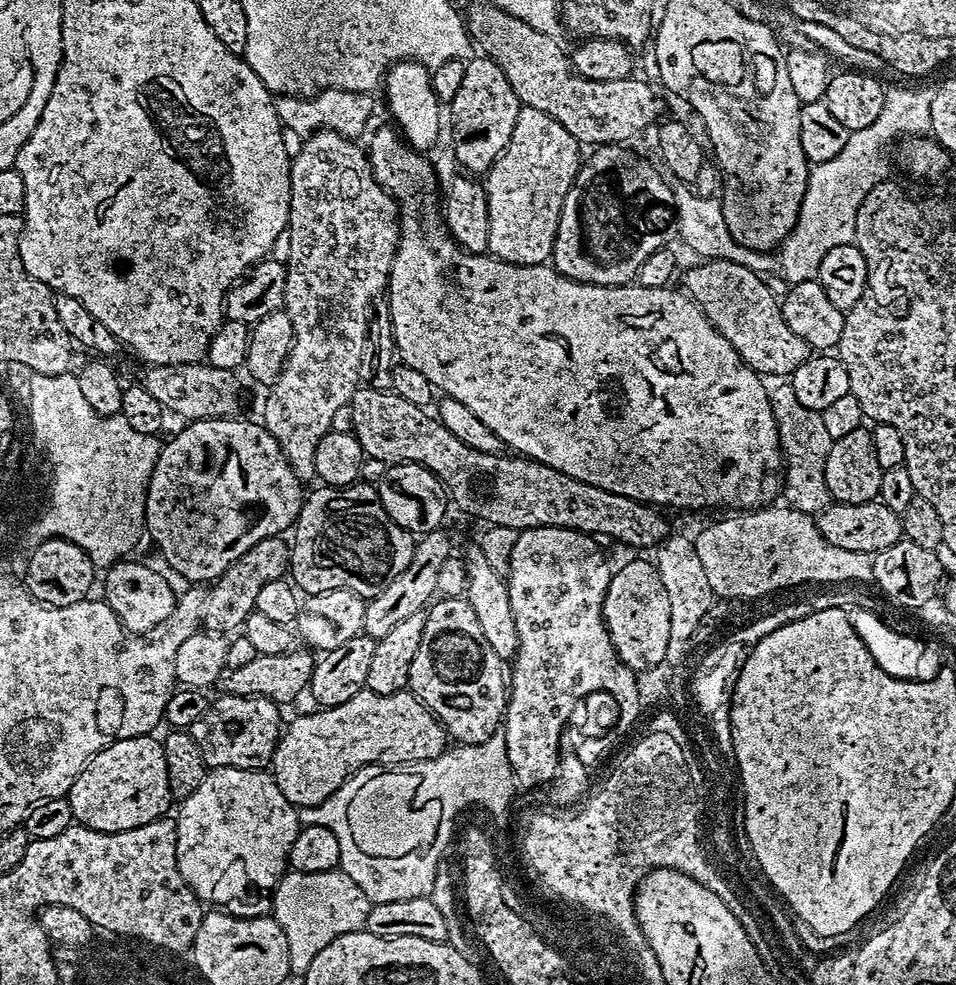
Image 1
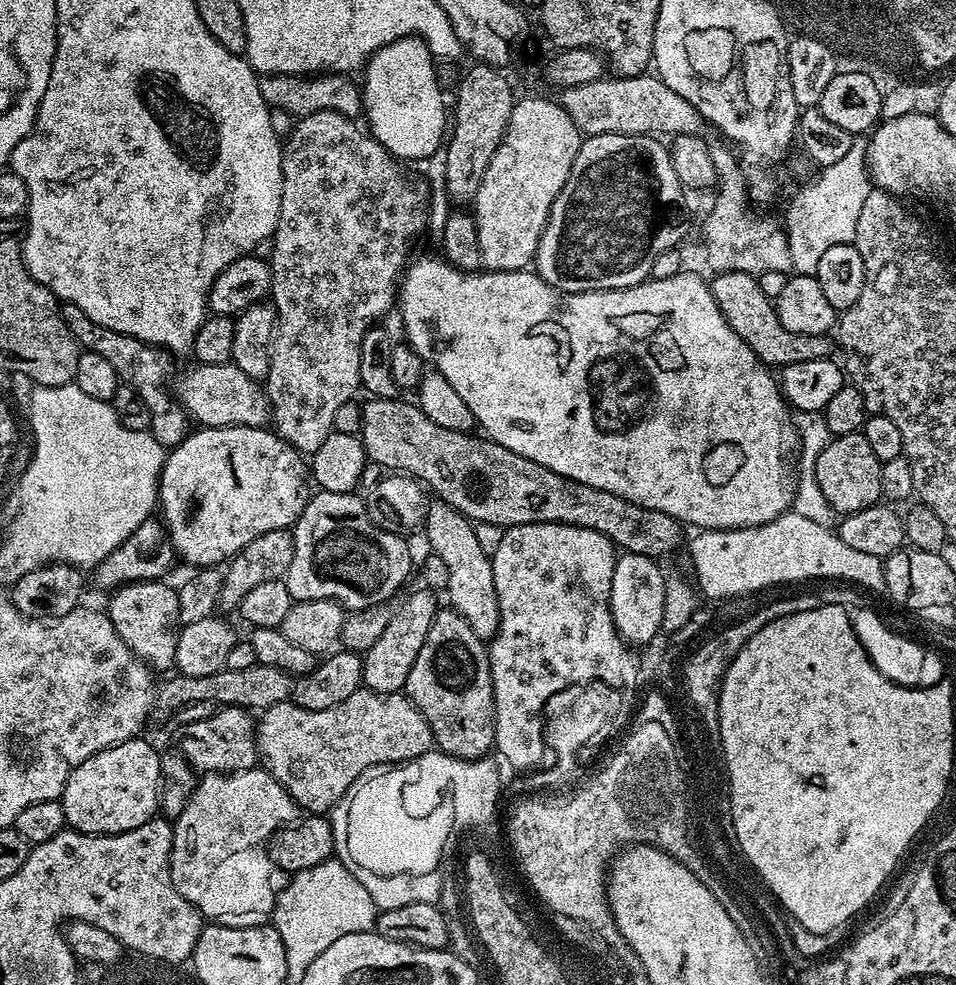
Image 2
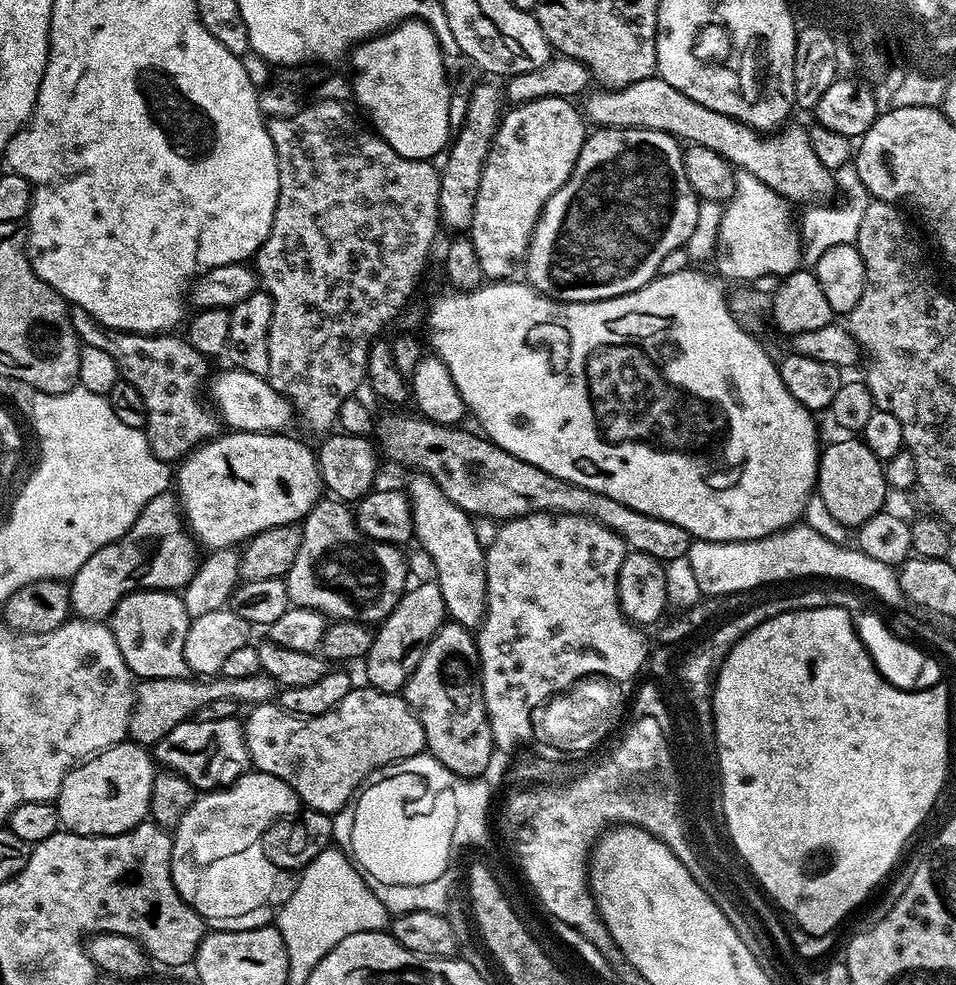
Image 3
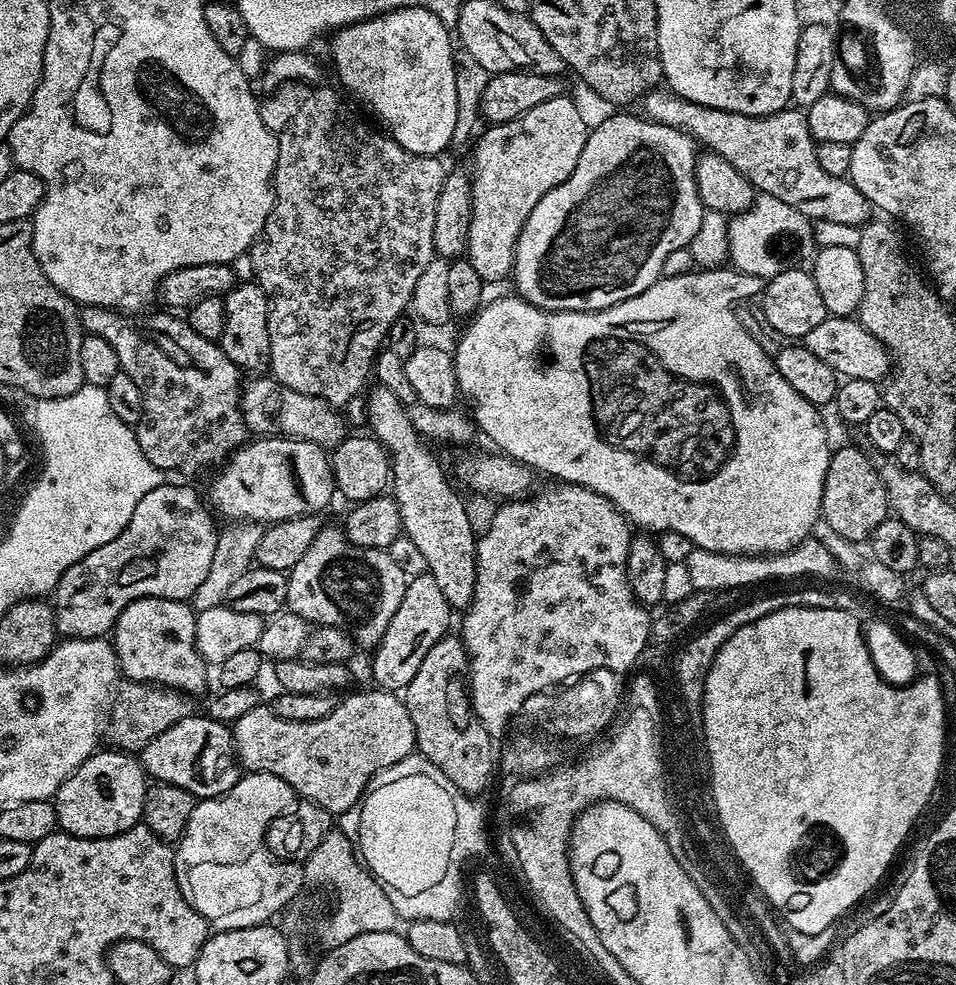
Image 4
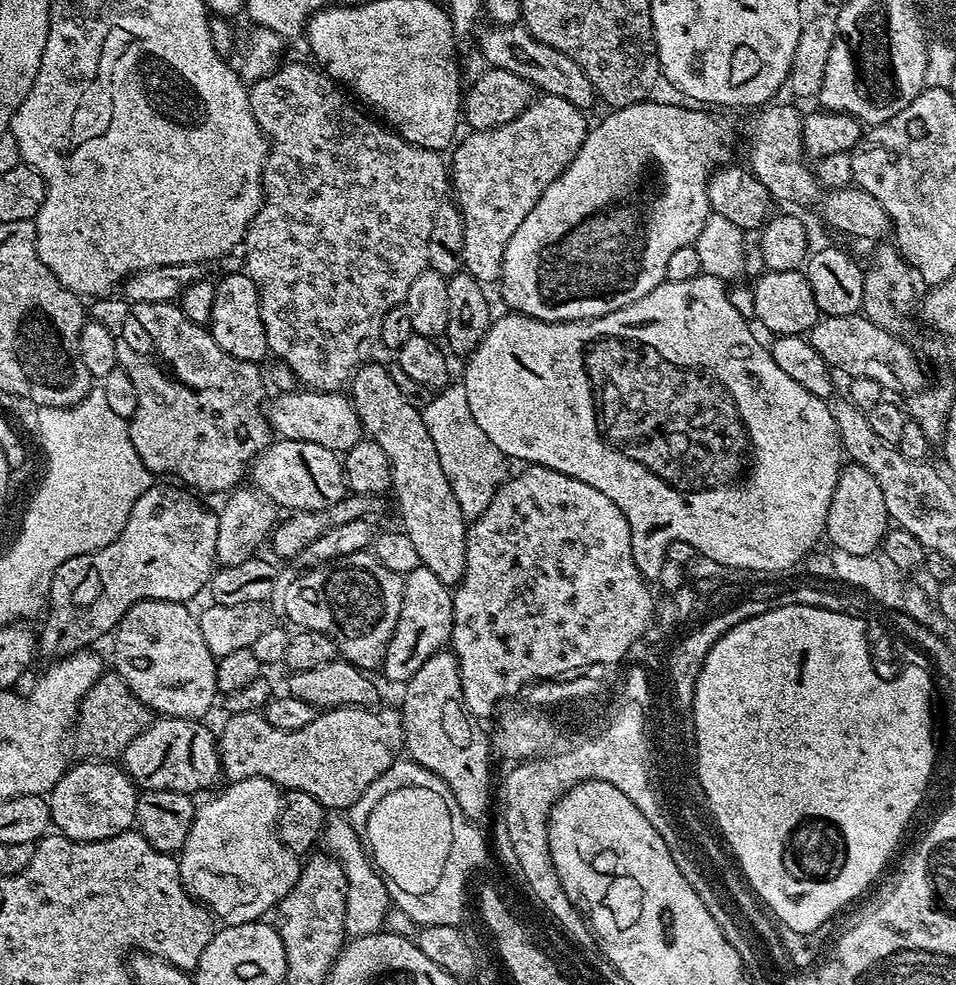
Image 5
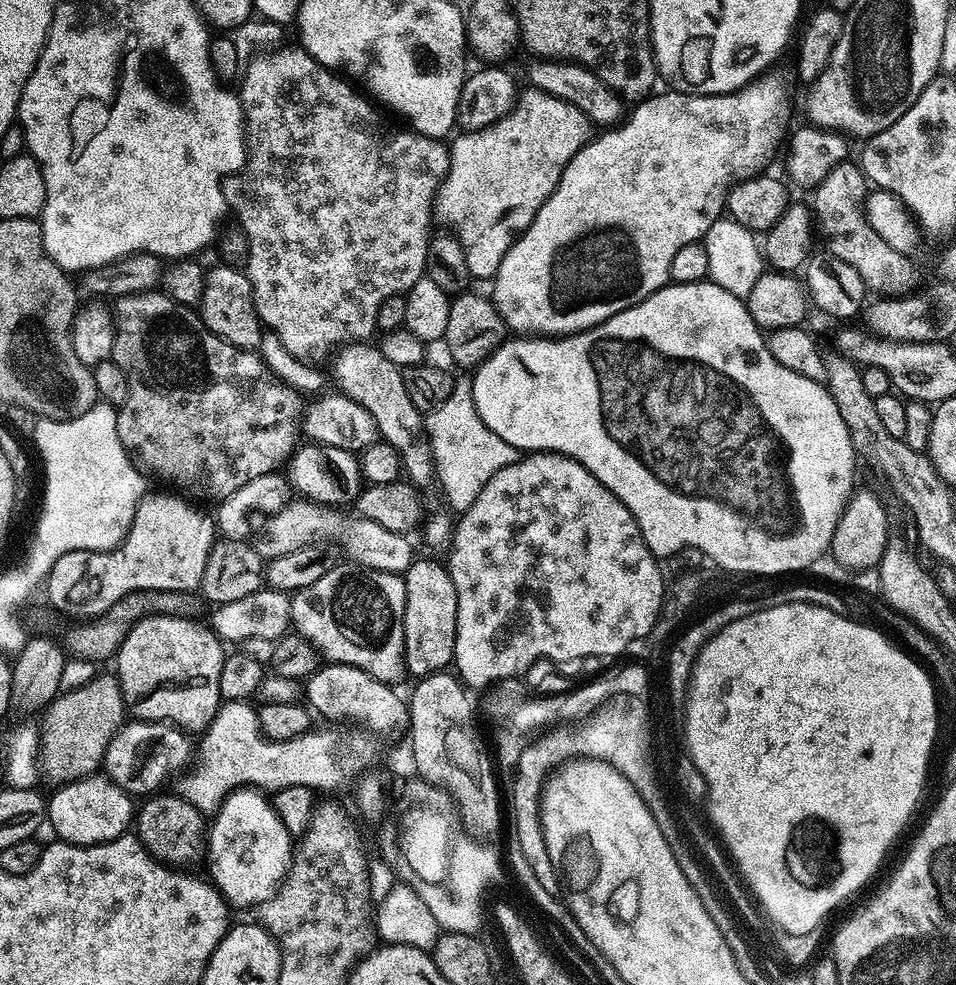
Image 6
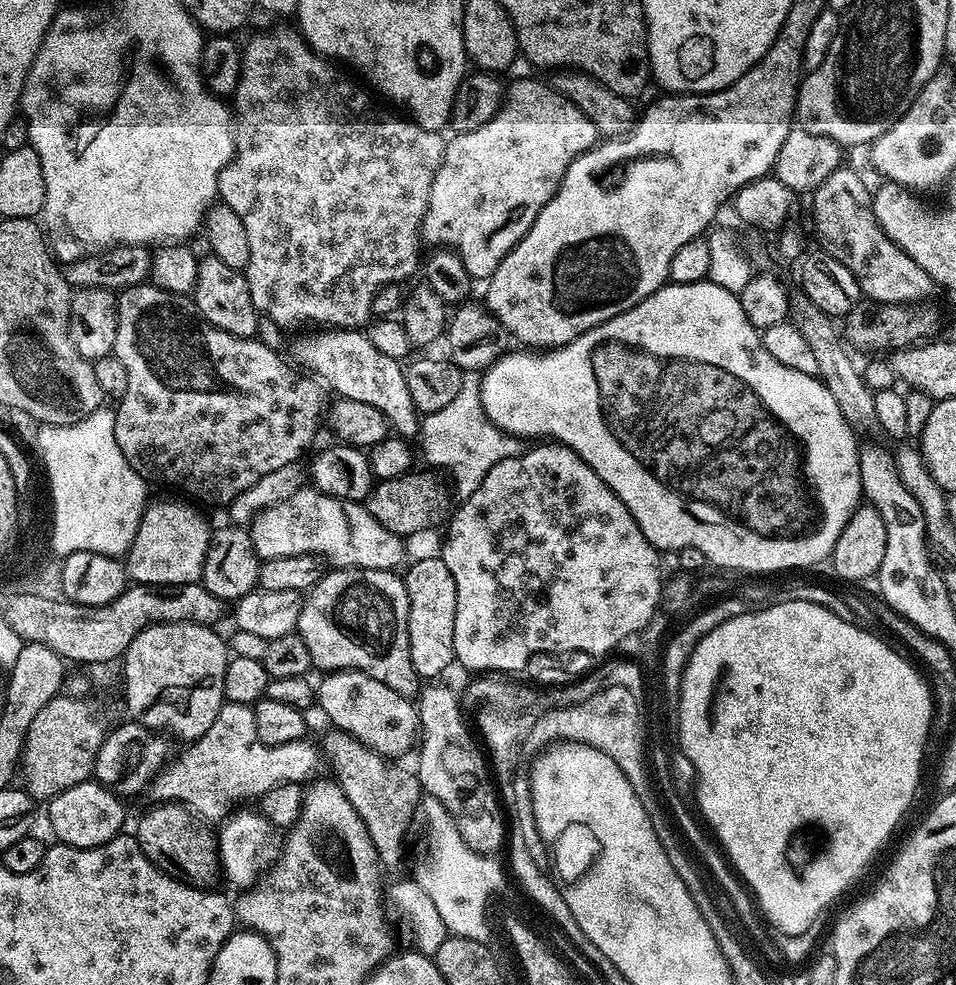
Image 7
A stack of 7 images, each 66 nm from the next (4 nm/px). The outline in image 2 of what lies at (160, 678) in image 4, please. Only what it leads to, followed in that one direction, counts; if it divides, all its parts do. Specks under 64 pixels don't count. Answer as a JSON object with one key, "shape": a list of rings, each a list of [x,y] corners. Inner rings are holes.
{"shape":[[[140,580],[118,587],[111,593],[112,601],[106,611],[118,638],[136,657],[153,670],[172,668],[178,646],[178,625],[180,621],[180,598],[177,589],[157,580]]]}

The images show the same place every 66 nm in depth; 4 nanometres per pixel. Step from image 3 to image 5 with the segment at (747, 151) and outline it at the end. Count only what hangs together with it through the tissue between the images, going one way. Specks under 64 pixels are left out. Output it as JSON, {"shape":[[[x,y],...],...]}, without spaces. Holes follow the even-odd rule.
{"shape":[[[775,104],[769,105],[768,107],[770,108],[762,111],[751,120],[746,138],[749,150],[748,158],[750,160],[749,169],[770,190],[773,199],[779,203],[782,201],[814,208],[815,212],[830,227],[856,238],[876,240],[885,231],[887,233],[890,228],[889,216],[874,196],[857,186],[827,189],[820,183],[818,177],[815,175],[815,171],[810,166],[807,167],[804,162],[804,160],[806,161],[806,153],[804,150],[803,115],[788,104]]]}

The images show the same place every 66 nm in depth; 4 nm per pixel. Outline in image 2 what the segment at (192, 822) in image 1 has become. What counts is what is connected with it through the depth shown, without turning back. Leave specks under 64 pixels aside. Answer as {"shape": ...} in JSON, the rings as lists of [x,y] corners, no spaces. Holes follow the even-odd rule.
{"shape":[[[263,767],[248,768],[245,772],[205,775],[172,829],[170,870],[178,894],[182,894],[186,902],[200,911],[201,917],[213,924],[231,928],[267,925],[272,911],[276,909],[276,900],[284,889],[286,874],[270,859],[266,845],[279,828],[296,823],[301,812],[292,795]]]}

